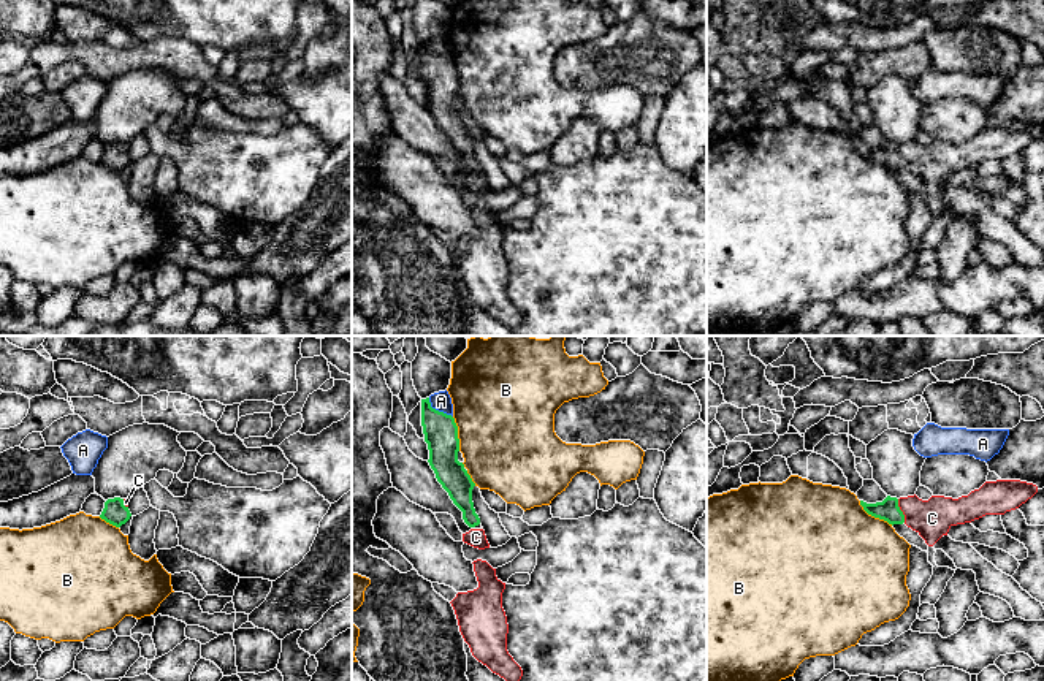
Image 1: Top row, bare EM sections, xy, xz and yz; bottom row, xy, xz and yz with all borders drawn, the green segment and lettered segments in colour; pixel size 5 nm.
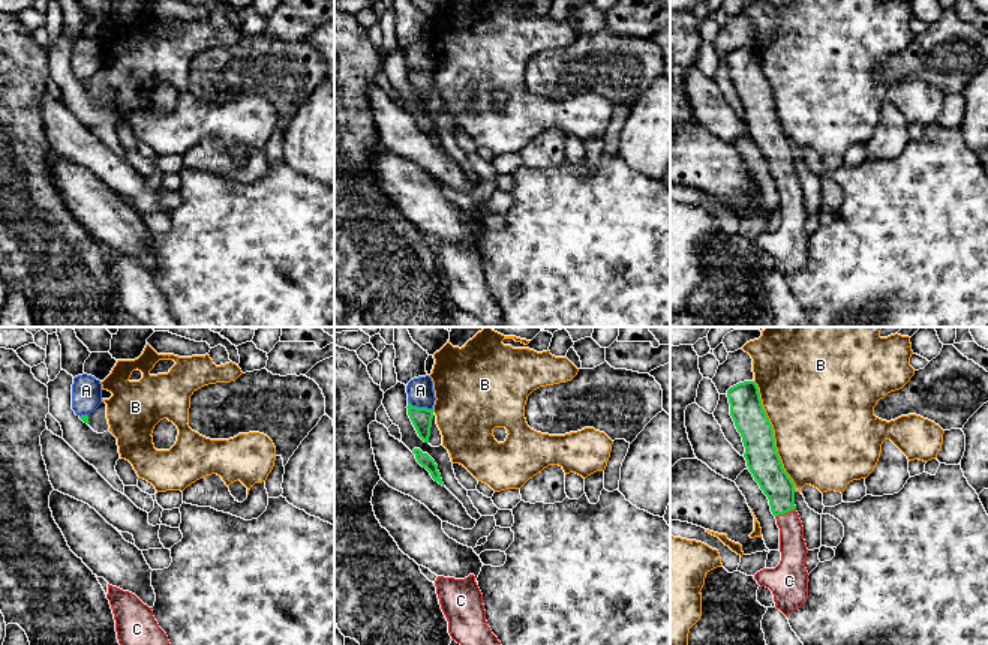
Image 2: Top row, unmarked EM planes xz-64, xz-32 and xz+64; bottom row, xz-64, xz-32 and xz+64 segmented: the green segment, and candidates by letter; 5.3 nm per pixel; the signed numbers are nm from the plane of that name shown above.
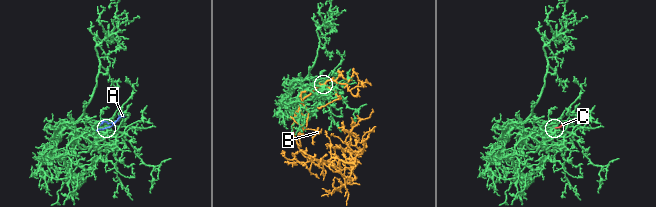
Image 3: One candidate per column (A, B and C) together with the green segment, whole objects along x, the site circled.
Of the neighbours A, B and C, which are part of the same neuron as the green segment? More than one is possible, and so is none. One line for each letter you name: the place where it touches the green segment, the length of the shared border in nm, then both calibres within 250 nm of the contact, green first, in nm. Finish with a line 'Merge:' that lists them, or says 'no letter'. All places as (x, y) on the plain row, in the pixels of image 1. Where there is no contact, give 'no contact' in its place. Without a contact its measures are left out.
C: contact yz (900, 155); length 130 nm; calibres 110 and 200 nm
Merge: C

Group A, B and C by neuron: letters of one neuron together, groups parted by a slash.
A / B / C

